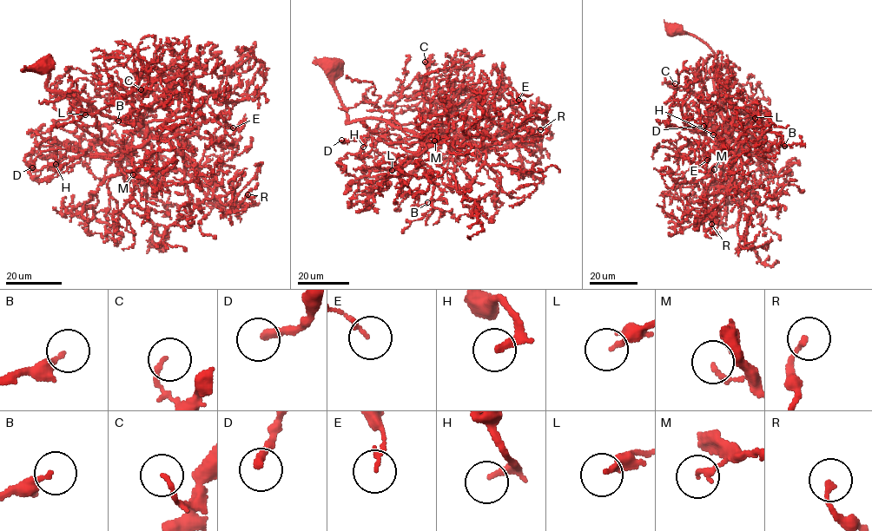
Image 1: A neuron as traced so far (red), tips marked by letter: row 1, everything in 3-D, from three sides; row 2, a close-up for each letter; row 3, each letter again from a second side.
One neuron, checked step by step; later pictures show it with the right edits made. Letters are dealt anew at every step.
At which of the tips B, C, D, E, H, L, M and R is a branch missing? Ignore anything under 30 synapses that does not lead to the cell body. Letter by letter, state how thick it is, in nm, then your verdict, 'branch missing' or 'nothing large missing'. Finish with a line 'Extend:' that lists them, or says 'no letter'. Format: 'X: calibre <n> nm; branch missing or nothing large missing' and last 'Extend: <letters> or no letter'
B: calibre 220 nm; nothing large missing
C: calibre 130 nm; nothing large missing
D: calibre 280 nm; nothing large missing
E: calibre 140 nm; nothing large missing
H: calibre 160 nm; branch missing
L: calibre 220 nm; nothing large missing
M: calibre 170 nm; nothing large missing
R: calibre 170 nm; nothing large missing
Extend: H

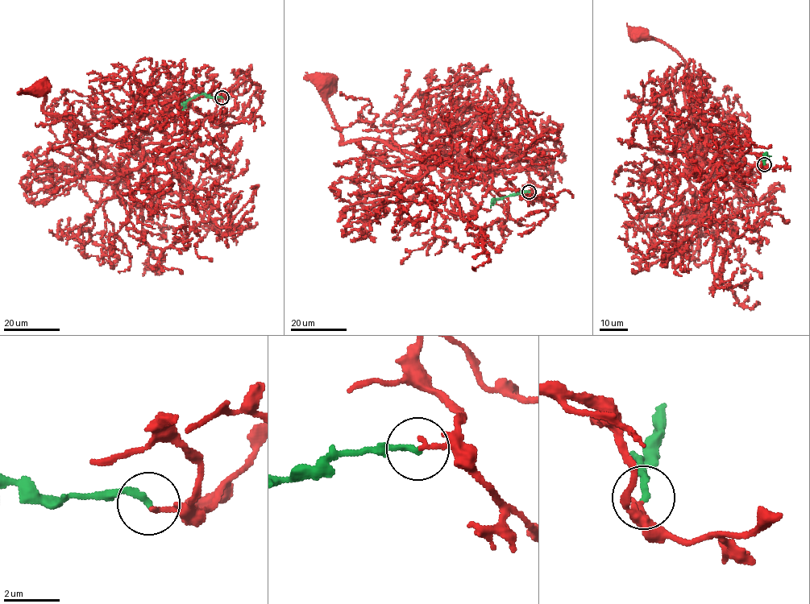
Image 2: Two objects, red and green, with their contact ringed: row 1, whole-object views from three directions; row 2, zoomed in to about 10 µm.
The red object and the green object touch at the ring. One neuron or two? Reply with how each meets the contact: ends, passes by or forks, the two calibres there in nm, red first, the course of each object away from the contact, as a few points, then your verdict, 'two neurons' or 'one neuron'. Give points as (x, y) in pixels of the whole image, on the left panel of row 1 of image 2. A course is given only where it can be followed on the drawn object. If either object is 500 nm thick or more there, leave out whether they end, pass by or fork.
red ends | green ends | 180/200 nm | red via (222, 98), (224, 89), (214, 113), (197, 129), (127, 146), (50, 115), (39, 88) | green via (222, 97), (210, 97), (201, 93), (189, 98), (182, 110) | one neuron

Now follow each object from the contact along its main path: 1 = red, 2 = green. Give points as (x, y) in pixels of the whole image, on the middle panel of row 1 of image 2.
1: (529, 192), (533, 188), (526, 170), (512, 158), (431, 159), (379, 140), (341, 143), (326, 81)
2: (529, 192), (492, 202)

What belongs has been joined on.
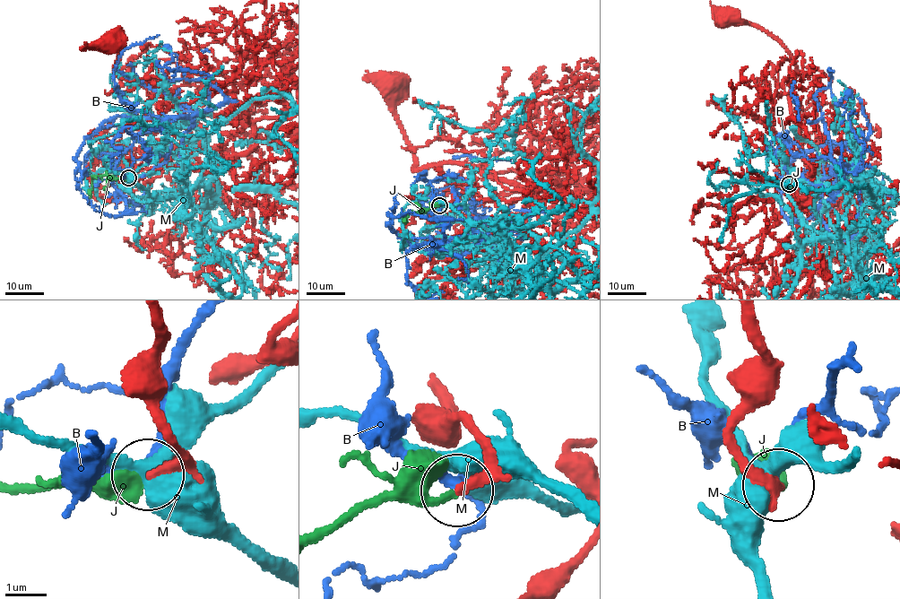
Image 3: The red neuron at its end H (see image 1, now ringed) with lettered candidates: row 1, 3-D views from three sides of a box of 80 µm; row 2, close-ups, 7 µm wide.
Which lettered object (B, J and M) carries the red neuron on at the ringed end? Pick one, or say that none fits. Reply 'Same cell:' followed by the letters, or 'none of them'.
Same cell: J

